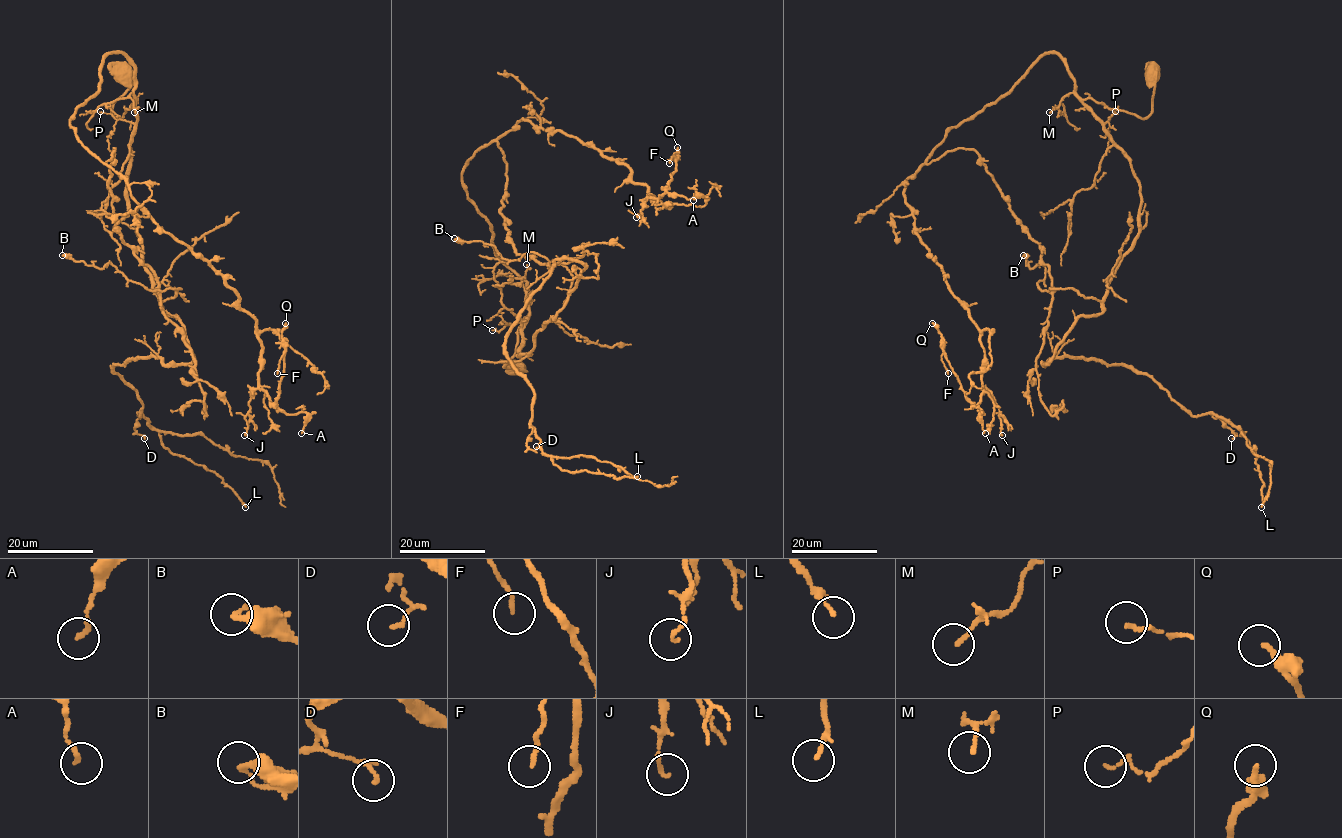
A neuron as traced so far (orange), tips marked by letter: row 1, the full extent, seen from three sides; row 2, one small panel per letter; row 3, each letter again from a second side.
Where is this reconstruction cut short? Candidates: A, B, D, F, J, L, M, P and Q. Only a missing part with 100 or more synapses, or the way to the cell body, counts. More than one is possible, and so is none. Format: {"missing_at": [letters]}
{"missing_at": []}

